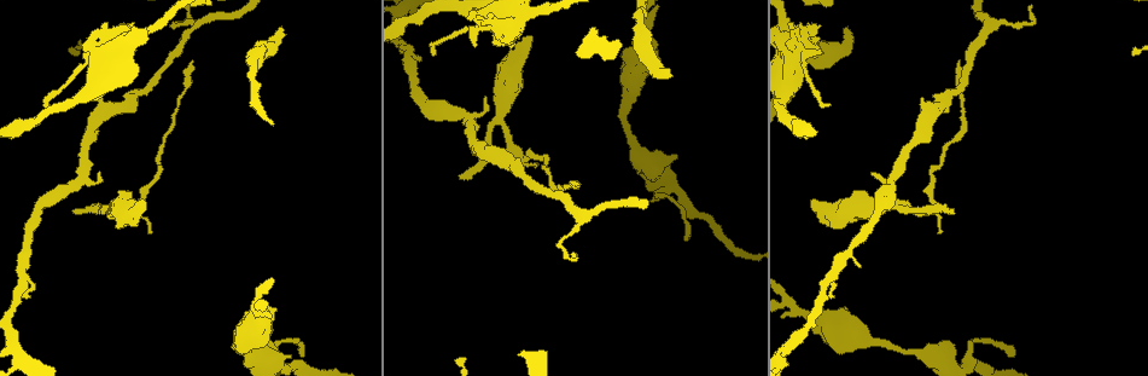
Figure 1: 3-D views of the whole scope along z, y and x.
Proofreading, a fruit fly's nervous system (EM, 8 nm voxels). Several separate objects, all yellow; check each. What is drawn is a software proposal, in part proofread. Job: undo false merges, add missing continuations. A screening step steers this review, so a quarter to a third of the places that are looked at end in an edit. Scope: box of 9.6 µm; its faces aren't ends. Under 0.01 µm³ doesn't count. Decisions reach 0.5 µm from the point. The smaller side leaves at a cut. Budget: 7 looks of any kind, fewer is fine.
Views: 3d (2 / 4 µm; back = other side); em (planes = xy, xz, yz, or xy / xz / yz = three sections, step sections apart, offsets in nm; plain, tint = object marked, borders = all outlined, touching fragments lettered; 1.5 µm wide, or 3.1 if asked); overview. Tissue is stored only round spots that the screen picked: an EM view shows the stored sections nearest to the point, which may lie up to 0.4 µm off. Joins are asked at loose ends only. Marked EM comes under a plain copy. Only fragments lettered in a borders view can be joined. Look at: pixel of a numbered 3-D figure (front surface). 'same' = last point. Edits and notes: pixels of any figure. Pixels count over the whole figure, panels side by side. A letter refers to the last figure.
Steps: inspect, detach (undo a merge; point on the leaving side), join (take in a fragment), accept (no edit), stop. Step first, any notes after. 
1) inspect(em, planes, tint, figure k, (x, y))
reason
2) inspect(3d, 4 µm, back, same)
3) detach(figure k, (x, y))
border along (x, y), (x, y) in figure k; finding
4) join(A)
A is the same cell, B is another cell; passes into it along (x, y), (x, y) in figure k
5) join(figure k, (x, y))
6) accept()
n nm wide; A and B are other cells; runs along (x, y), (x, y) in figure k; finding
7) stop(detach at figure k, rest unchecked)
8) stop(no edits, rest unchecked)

inspect(em, xz, step 4, tint, figure 1, (818, 25))
thick end

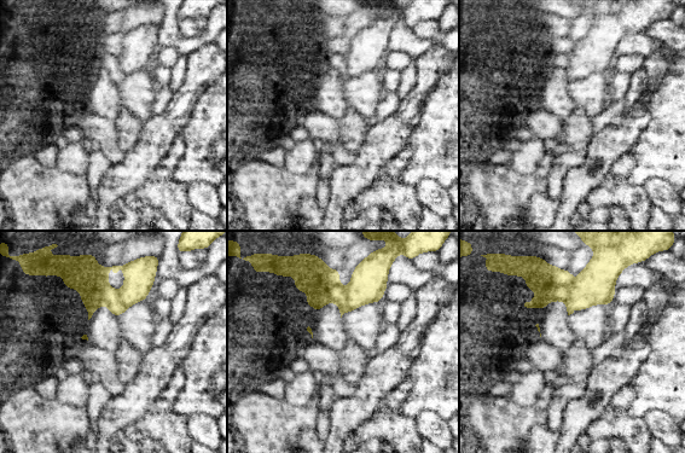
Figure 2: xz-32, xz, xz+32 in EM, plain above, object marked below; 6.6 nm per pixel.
inspect(em, planes, borders, same)

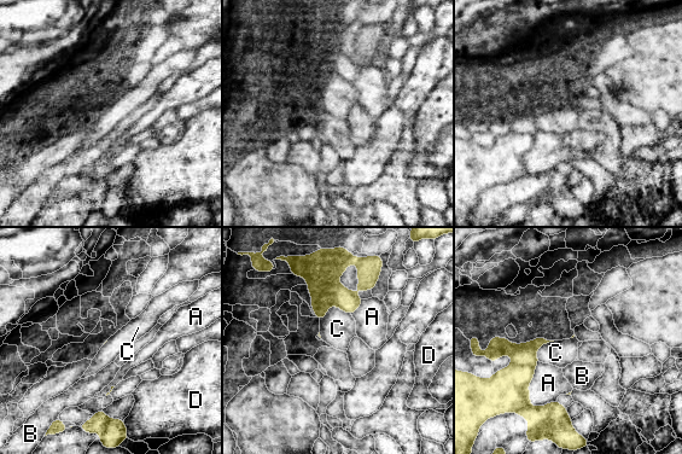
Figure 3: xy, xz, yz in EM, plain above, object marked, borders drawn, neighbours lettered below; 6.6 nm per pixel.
accept()
A, B, C and D are other cells; border along (350, 313), (332, 304), (320, 321) in figure 3; no lettered fragment goes on from it

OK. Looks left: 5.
inspect(3d, 2 µm, figure 1, (669, 69))
an open end

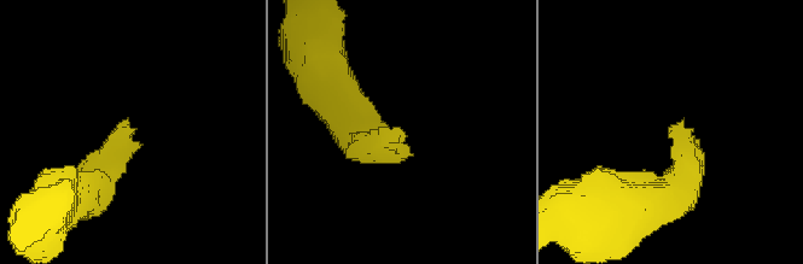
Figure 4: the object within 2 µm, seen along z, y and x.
inspect(em, planes, borders, figure 4, (668, 130))

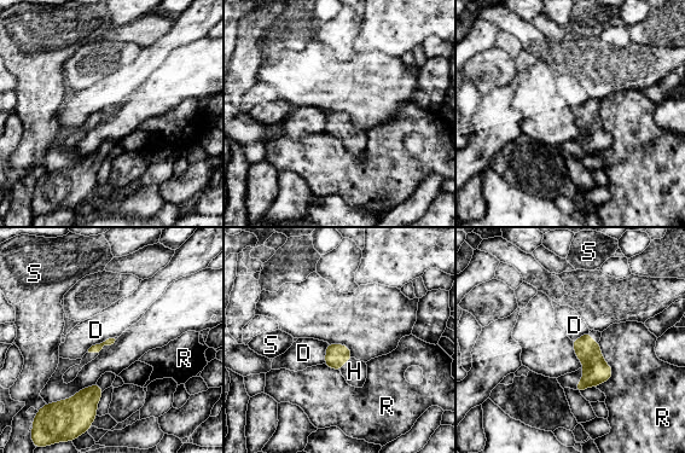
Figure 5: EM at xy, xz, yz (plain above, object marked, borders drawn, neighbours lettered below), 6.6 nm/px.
join(H)
H is the same cell, D, R and S are other cells; it goes on there

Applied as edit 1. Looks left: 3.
inspect(3d, 4 µm, figure 1, (71, 211))

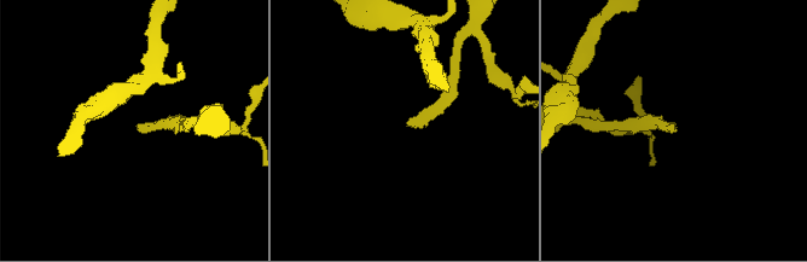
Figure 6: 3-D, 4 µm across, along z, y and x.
inspect(em, planes, borders, figure 6, (674, 125))

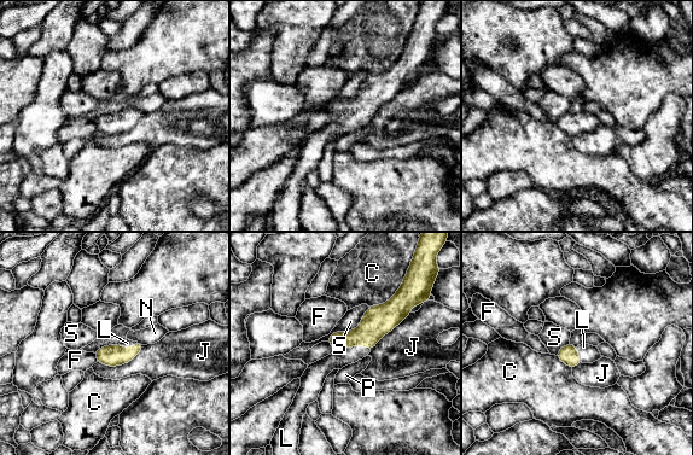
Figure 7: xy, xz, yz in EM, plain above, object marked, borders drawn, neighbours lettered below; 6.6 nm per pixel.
join(L)
S touches over 360 nm; L is the same cell, C, F, J, N, P and S are other cells; passes into it along (378, 320), (354, 345), (341, 357) in figure 7; the cell continues

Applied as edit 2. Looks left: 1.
stop(join at figure 5, join at figure 7, rest unchecked)

